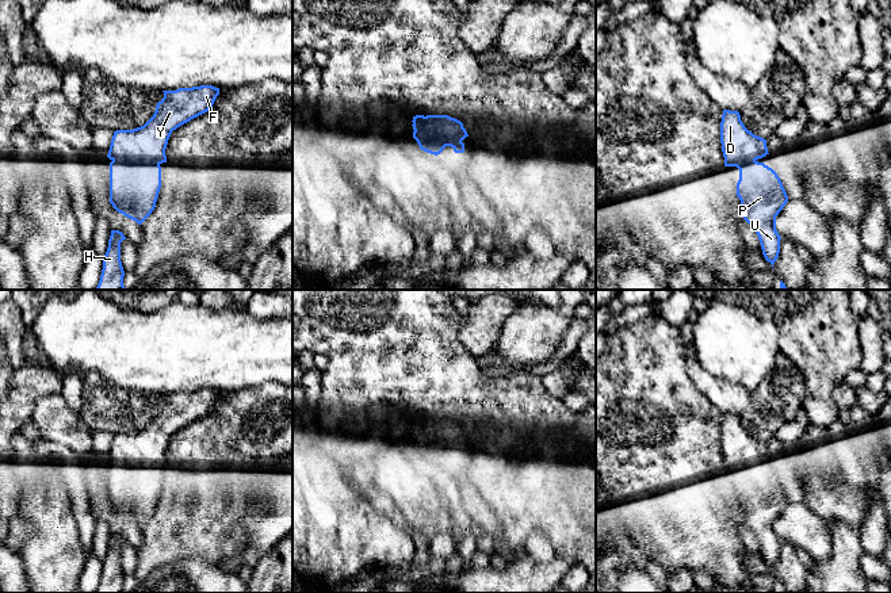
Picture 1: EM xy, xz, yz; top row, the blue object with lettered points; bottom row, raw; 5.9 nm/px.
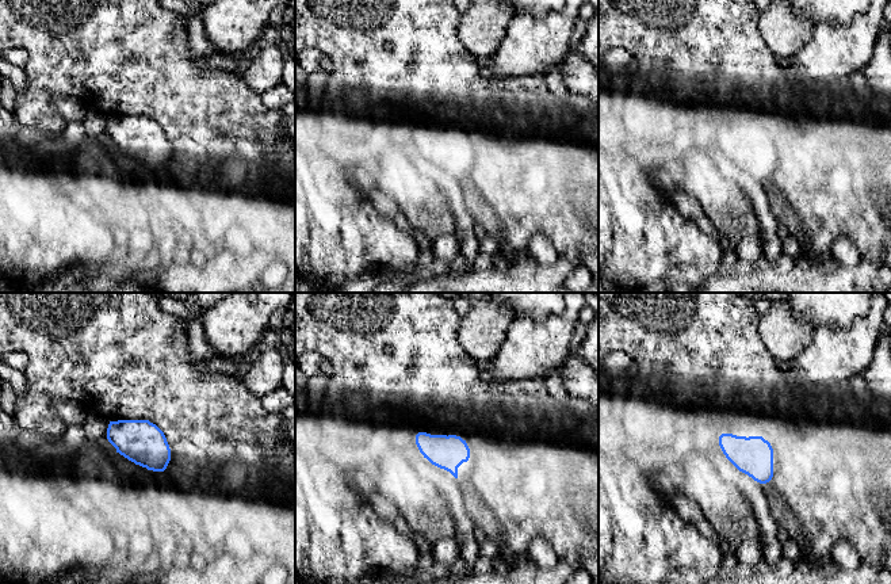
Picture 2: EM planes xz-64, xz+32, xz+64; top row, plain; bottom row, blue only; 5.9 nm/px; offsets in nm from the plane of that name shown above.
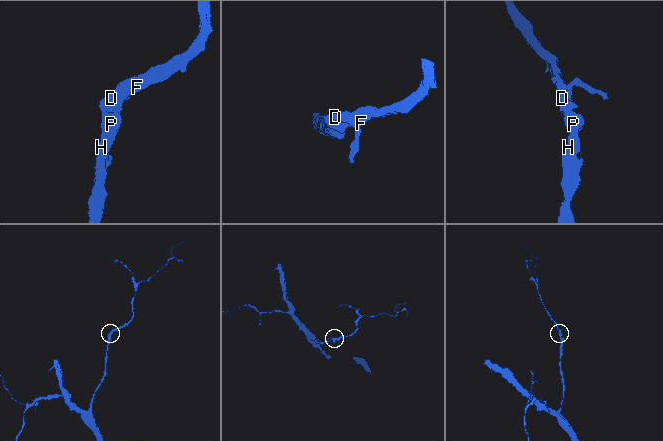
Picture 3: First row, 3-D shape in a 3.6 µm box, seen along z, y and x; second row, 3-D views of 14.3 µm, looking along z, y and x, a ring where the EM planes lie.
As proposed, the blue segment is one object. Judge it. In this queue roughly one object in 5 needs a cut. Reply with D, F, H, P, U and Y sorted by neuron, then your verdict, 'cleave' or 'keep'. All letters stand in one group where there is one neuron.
D F H P U Y; keep

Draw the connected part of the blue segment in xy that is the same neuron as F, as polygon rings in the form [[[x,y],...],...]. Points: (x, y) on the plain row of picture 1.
[[[200,389],[162,394],[164,401],[157,406],[153,420],[141,431],[114,435],[107,460],[110,466],[110,506],[125,520],[141,528],[154,513],[161,491],[161,467],[167,466],[165,452],[173,433],[191,422],[207,416],[219,391]]]

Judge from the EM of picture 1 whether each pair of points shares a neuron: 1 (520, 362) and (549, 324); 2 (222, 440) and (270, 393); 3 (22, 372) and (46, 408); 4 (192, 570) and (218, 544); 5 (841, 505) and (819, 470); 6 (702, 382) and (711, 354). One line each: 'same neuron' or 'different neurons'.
1: same neuron
2: same neuron
3: different neurons
4: different neurons
5: same neuron
6: different neurons

